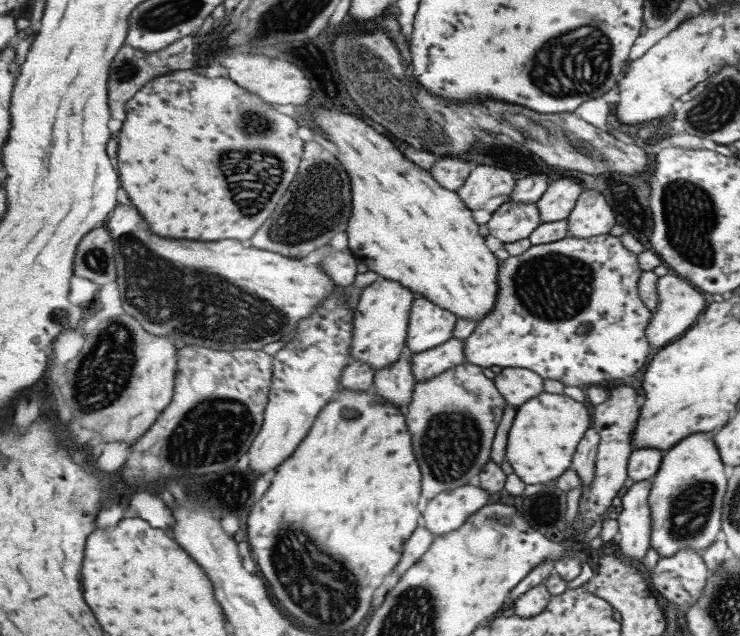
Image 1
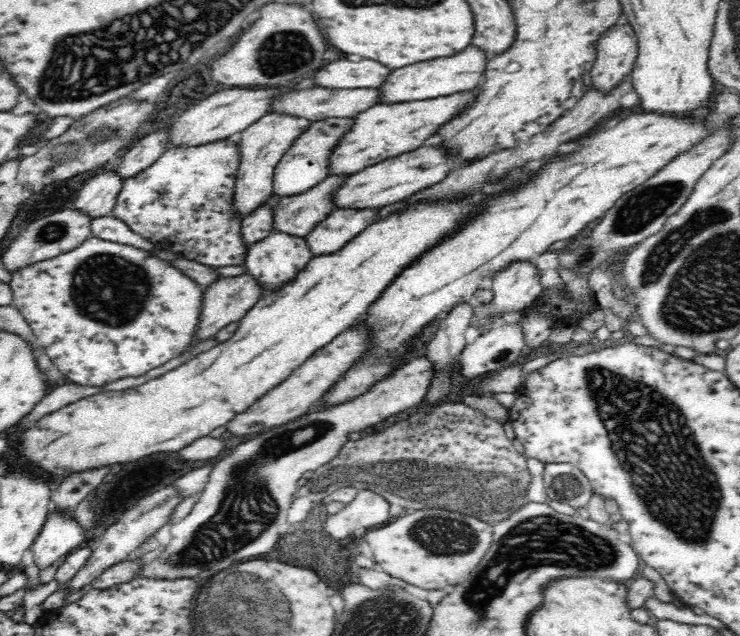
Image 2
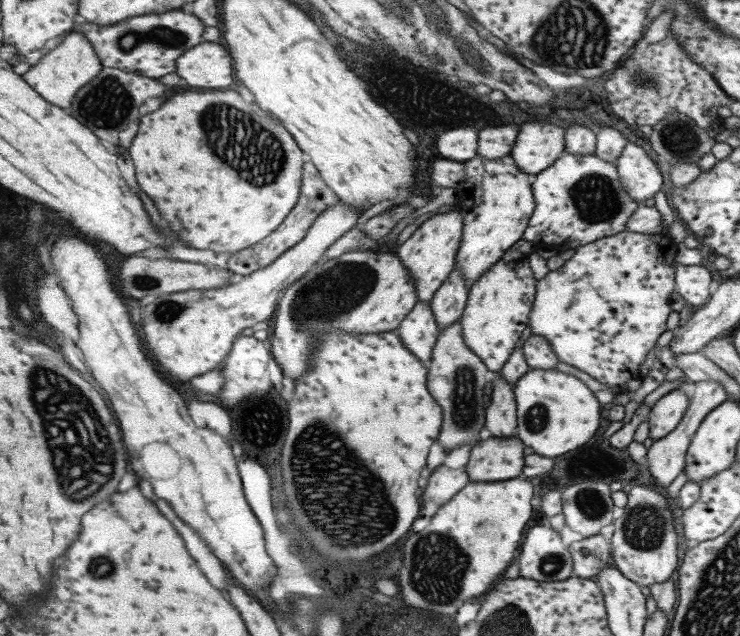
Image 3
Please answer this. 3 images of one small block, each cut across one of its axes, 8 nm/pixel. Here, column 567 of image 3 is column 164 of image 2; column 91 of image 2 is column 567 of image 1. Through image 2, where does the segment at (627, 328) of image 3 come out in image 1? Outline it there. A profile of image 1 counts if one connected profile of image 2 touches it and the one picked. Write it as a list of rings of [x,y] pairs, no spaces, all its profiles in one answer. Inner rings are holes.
[[[613,234],[601,235],[593,238],[573,238],[567,237],[557,242],[550,242],[548,245],[532,246],[522,256],[509,257],[502,262],[500,267],[500,296],[497,298],[496,309],[493,313],[477,324],[475,330],[465,340],[465,356],[471,364],[477,364],[483,368],[490,366],[499,366],[502,369],[529,369],[537,371],[544,379],[559,380],[566,386],[579,387],[586,390],[590,386],[613,385],[616,380],[621,380],[625,376],[633,376],[637,374],[643,364],[647,362],[649,354],[652,350],[651,343],[648,338],[648,325],[651,321],[651,311],[641,298],[639,285],[641,274],[639,262],[637,262],[637,254],[629,252],[623,244],[619,236]]]

